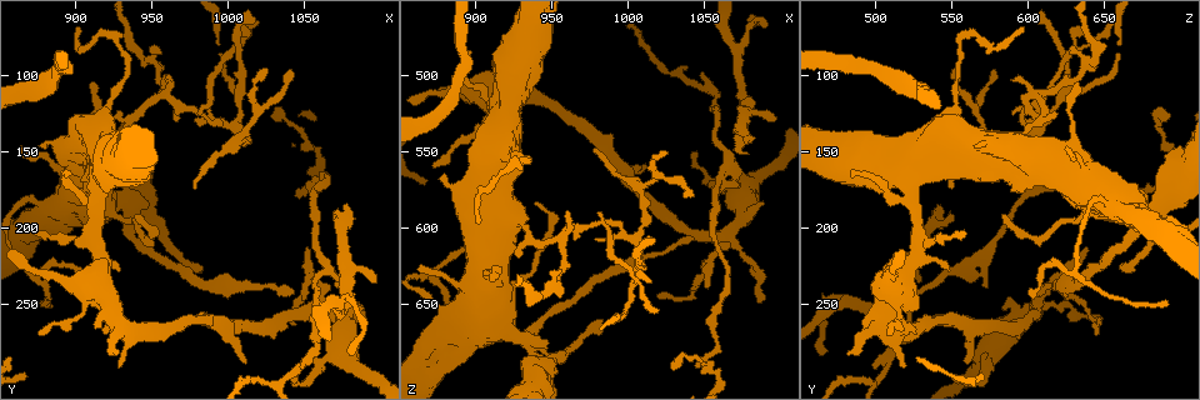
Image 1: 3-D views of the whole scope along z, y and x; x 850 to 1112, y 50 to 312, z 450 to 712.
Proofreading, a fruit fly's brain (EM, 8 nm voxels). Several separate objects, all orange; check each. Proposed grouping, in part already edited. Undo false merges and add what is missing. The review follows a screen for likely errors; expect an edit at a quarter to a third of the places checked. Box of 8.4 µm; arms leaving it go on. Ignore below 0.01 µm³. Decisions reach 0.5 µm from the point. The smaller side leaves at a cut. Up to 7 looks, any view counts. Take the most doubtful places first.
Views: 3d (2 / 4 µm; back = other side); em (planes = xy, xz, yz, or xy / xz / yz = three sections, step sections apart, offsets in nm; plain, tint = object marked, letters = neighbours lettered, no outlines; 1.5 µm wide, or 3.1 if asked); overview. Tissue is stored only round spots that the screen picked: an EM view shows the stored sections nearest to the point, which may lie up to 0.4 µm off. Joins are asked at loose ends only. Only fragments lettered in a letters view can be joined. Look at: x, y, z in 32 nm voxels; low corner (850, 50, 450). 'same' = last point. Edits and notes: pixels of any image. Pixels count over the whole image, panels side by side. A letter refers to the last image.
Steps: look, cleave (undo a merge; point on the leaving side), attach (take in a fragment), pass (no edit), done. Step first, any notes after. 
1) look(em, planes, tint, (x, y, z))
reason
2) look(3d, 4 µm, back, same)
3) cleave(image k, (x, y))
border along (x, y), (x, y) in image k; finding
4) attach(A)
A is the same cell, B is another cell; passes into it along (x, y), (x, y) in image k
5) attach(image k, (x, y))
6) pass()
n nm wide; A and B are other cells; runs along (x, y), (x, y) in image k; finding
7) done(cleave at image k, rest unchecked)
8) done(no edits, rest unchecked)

look(3d, 2 µm, (1046, 178, 692))
branch stops here

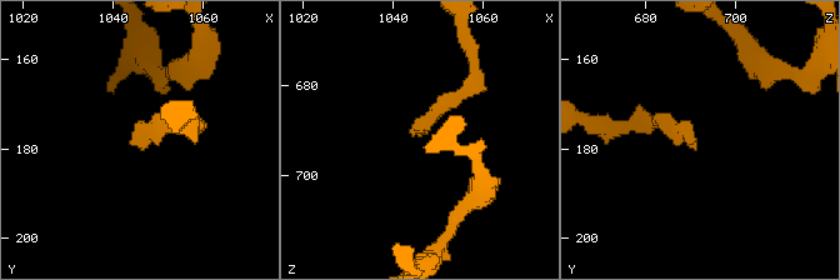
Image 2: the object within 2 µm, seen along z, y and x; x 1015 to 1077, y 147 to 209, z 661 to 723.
look(em, planes, tint, (1046, 180, 690))

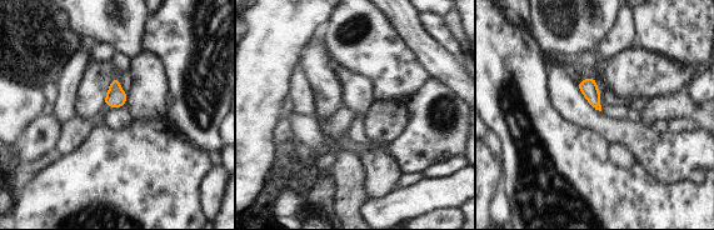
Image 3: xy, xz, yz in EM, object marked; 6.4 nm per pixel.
look(em, planes, letters, same)

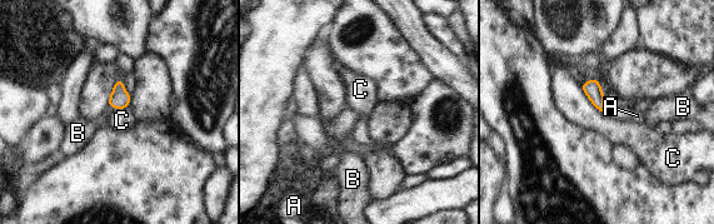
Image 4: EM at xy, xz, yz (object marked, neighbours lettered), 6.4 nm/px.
attach(B)
C touches over 240 nm; B is the same cell, A and C are other cells; the neuron continues

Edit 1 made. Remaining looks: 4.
look(em, yz, step 4, tint, (1072, 248, 484))
three arms meet

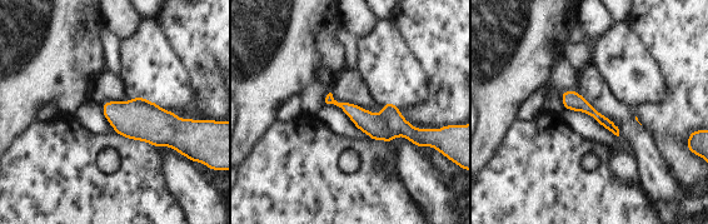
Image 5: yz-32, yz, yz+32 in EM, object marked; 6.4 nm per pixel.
look(em, planes, letters, same)

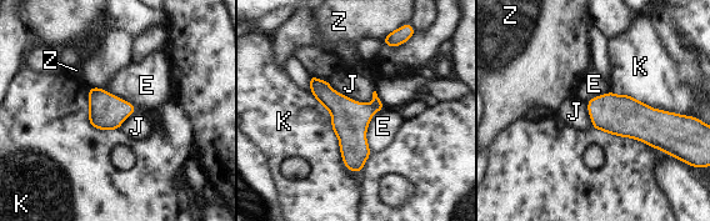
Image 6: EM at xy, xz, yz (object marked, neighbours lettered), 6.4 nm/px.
pass()
E, J, K and Z are other cells; runs along (313, 79), (350, 119), (359, 167) in image 6; one neuron here

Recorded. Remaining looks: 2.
look(3d, 2 µm, (1008, 142, 572))
three arms meet

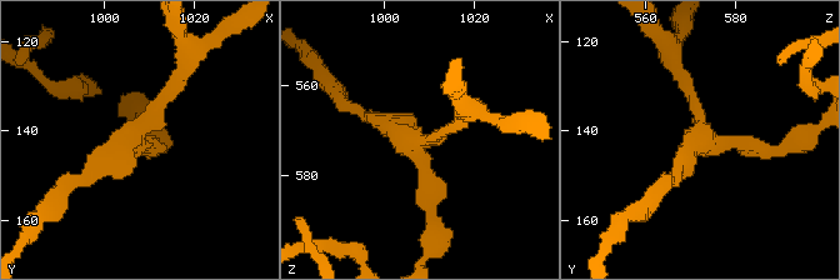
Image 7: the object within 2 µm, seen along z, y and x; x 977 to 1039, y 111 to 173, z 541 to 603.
look(em, planes, letters, (1007, 142, 574))
3 arms; need the tissue

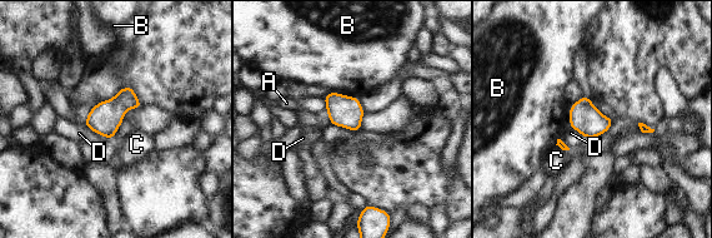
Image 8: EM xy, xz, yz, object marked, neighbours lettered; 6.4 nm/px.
pass()
A, B, C and D are other cells; border along (642, 132), (652, 133) in image 8; one neuron here

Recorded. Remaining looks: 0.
done(attach at image 4, rest unchecked)

